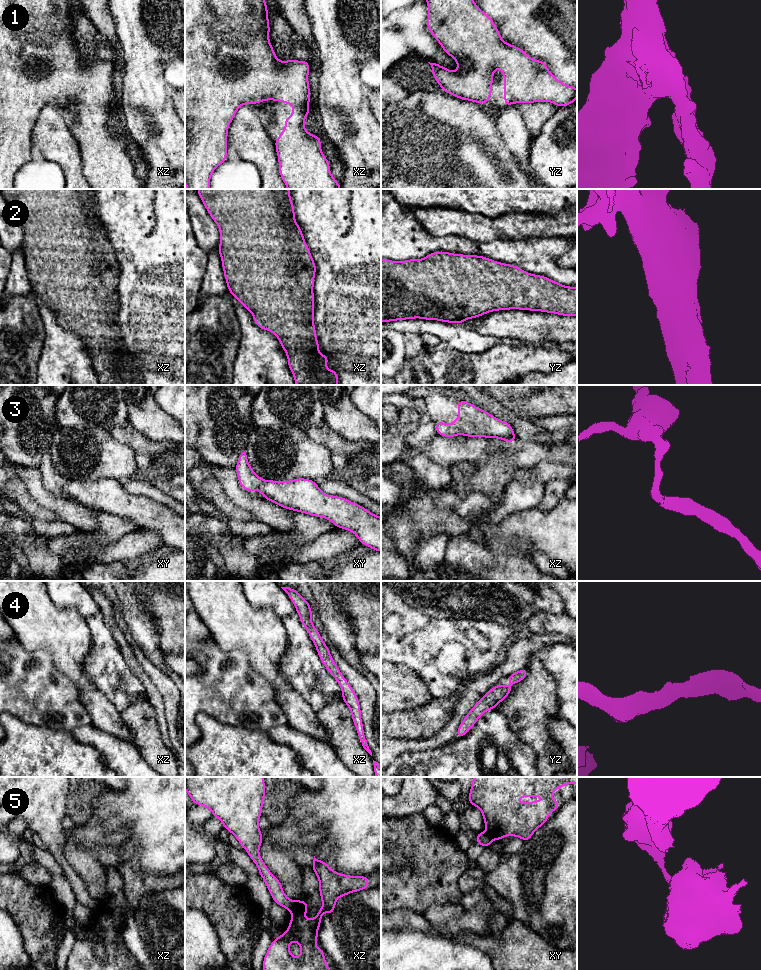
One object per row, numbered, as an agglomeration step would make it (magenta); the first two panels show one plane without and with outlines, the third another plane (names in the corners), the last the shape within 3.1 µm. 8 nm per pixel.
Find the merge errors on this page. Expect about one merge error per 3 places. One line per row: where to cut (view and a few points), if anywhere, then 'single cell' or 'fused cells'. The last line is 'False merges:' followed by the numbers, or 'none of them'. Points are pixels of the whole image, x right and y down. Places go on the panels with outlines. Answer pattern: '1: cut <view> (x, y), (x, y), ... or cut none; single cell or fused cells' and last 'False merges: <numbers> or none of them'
1: cut none; single cell
2: cut none; single cell
3: cut none; single cell
4: cut none; single cell
5: cut xz (295, 901), (289, 910); fused cells
False merges: 5

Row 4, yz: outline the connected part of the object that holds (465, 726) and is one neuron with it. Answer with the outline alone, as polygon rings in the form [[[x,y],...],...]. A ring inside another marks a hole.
[[[521,669],[507,676],[508,682],[513,683],[511,686],[502,686],[501,684],[497,684],[492,687],[467,713],[457,729],[456,738],[459,739],[466,735],[487,710],[496,709],[497,705],[511,693],[513,686],[524,680],[527,675],[528,669]]]

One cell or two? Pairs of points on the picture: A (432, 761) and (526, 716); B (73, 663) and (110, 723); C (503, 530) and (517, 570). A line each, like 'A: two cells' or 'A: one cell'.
A: two cells
B: one cell
C: two cells

